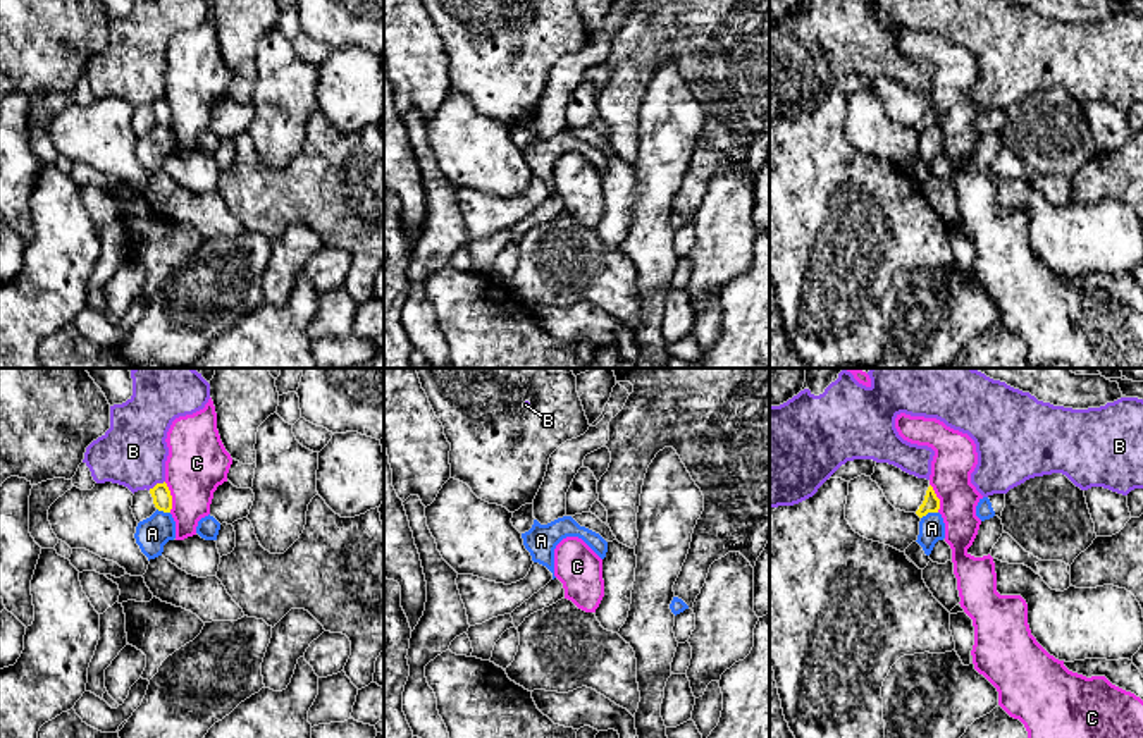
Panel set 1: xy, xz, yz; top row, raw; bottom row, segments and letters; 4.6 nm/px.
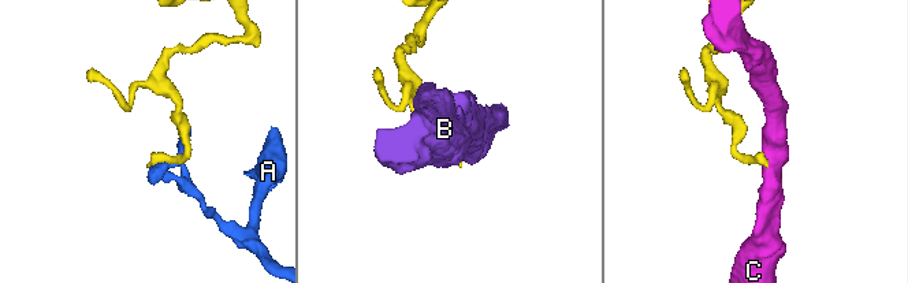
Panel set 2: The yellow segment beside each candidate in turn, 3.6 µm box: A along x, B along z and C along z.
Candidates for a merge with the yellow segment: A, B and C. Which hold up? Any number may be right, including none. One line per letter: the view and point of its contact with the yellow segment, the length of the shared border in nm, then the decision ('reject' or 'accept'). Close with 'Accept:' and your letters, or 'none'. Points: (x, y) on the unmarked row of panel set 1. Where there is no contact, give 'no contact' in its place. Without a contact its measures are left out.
A: contact yz (928, 126); length 90 nm; reject
B: contact xy (157, 98); length 90 nm; reject
C: contact xy (171, 112); length 150 nm; reject
Accept: none

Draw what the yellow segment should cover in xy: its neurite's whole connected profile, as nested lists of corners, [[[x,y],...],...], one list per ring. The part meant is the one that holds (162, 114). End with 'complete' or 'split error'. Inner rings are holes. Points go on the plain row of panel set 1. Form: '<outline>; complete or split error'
[[[157,98],[153,103],[150,103],[150,108],[153,112],[153,119],[158,126],[170,127],[172,124],[172,110],[167,101],[167,98]]]; complete

